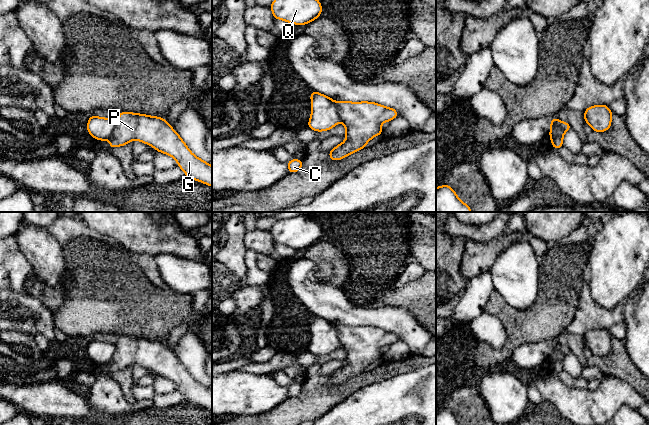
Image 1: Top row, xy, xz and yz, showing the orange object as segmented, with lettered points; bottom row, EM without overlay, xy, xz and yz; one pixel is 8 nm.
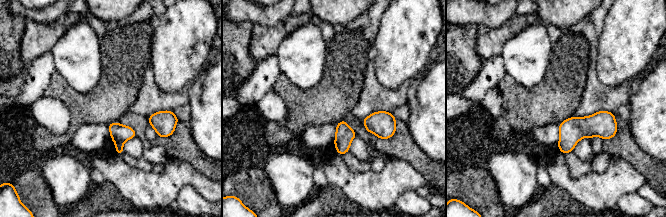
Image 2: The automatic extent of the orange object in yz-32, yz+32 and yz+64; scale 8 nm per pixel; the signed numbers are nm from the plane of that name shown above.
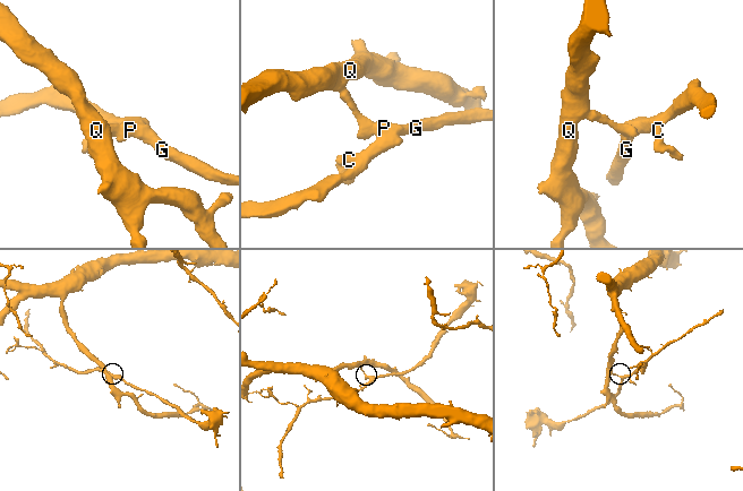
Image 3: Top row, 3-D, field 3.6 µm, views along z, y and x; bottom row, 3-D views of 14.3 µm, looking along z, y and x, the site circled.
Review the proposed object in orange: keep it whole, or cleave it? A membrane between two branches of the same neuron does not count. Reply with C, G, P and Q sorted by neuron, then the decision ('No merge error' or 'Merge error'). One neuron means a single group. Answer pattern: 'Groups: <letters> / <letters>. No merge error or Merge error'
Groups: C G P / Q. Merge error

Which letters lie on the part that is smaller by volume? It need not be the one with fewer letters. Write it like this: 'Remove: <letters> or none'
Remove: C, G, P

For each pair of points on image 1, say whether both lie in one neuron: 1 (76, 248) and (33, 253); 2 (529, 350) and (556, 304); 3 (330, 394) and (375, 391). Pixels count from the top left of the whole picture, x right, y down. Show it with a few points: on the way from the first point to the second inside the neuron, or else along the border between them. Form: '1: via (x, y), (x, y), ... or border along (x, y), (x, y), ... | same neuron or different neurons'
1: border along (61, 245), (65, 262), (63, 273) | different neurons
2: border along (549, 342), (525, 342), (511, 352) | different neurons
3: border along (372, 383), (360, 387), (332, 407) | different neurons

